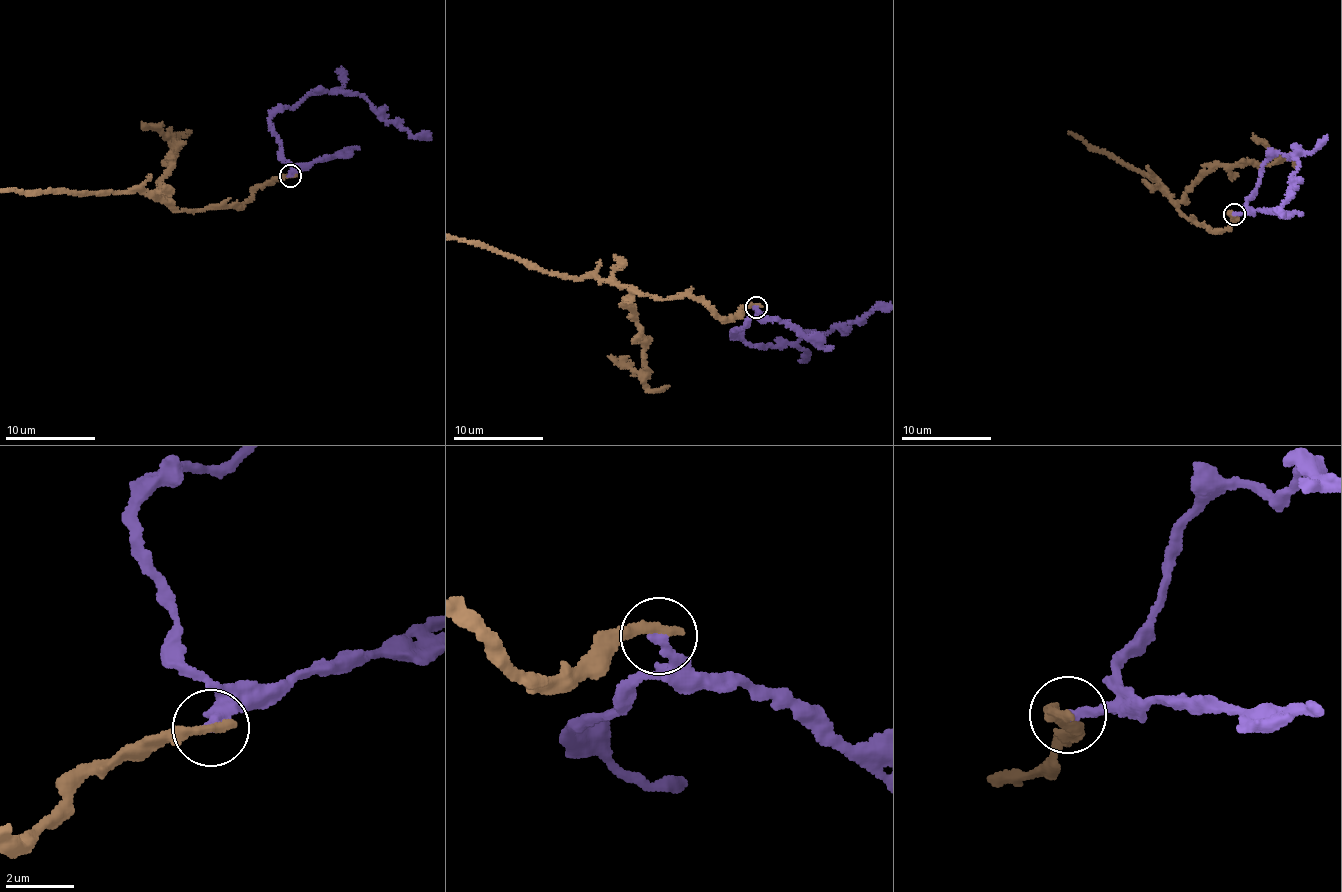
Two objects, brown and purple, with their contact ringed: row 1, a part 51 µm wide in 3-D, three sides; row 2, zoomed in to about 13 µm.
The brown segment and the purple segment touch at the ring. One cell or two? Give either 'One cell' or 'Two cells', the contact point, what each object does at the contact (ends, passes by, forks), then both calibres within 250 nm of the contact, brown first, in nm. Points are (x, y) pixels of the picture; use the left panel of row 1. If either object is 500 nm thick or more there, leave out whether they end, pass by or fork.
Two cells. Place: (290, 175). At the ring brown ends. At the ring purple ends. Thickness 320 nm (brown) against 300 nm

